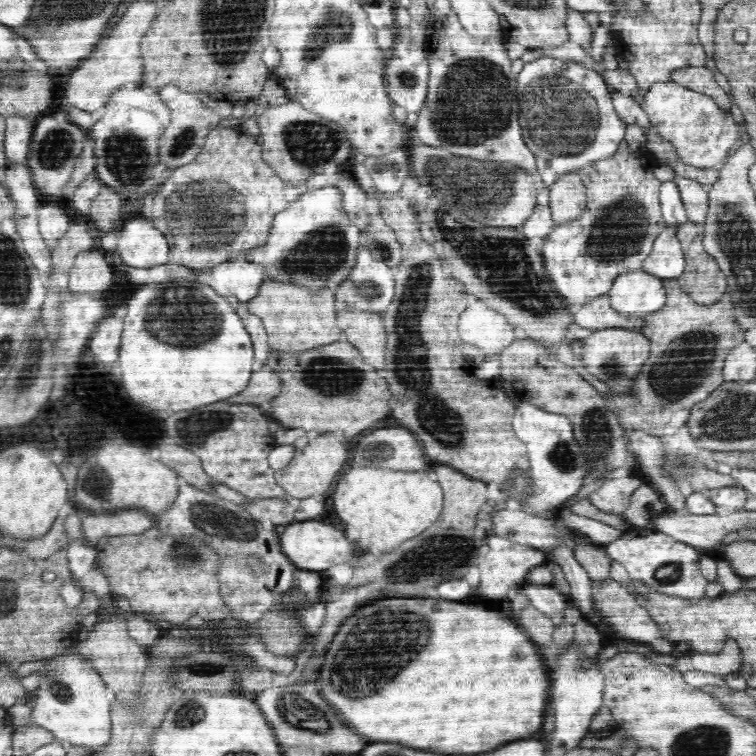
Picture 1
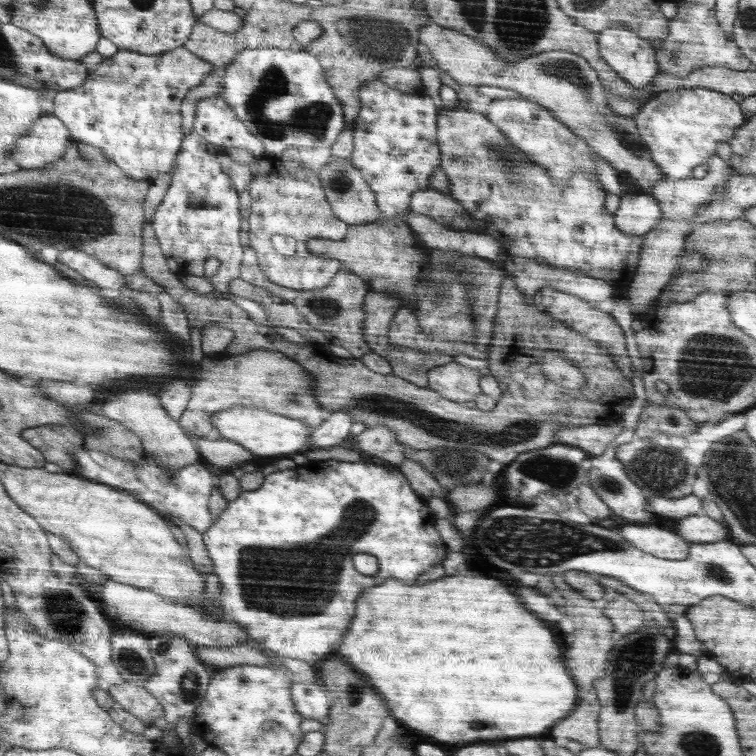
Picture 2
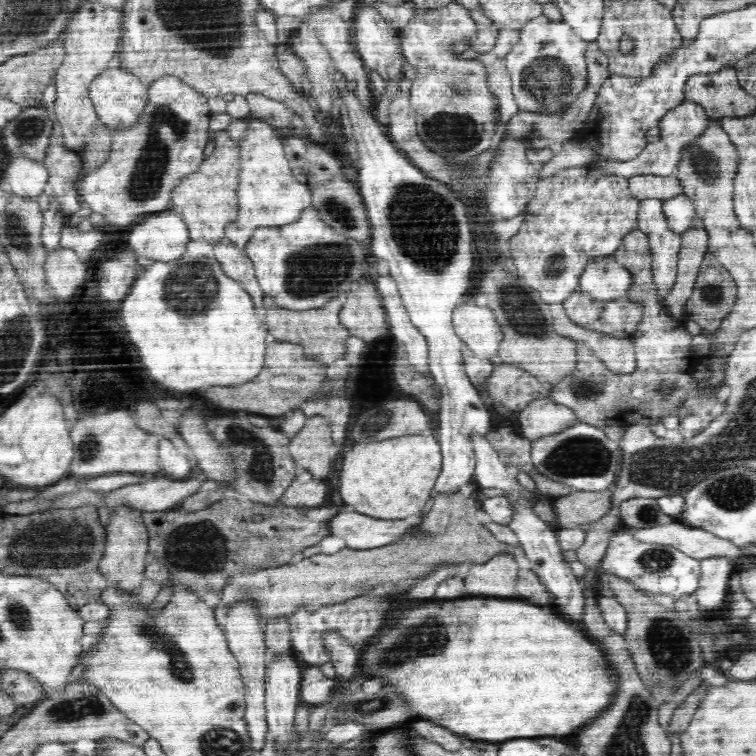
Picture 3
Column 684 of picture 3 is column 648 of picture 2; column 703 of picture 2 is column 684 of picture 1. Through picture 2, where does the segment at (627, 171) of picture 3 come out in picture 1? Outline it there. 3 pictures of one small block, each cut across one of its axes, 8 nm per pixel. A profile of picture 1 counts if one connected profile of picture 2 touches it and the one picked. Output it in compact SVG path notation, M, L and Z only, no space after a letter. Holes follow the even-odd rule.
M655 82L646 92L644 101L646 105L643 108L650 117L651 126L655 128L657 136L669 142L674 148L674 153L677 158L686 165L695 166L698 169L712 169L720 166L742 142L740 141L740 132L744 128L740 128L738 124L732 119L732 115L725 110L720 110L719 106L714 103L712 98L699 94L690 90L685 86L680 86L678 83Z

